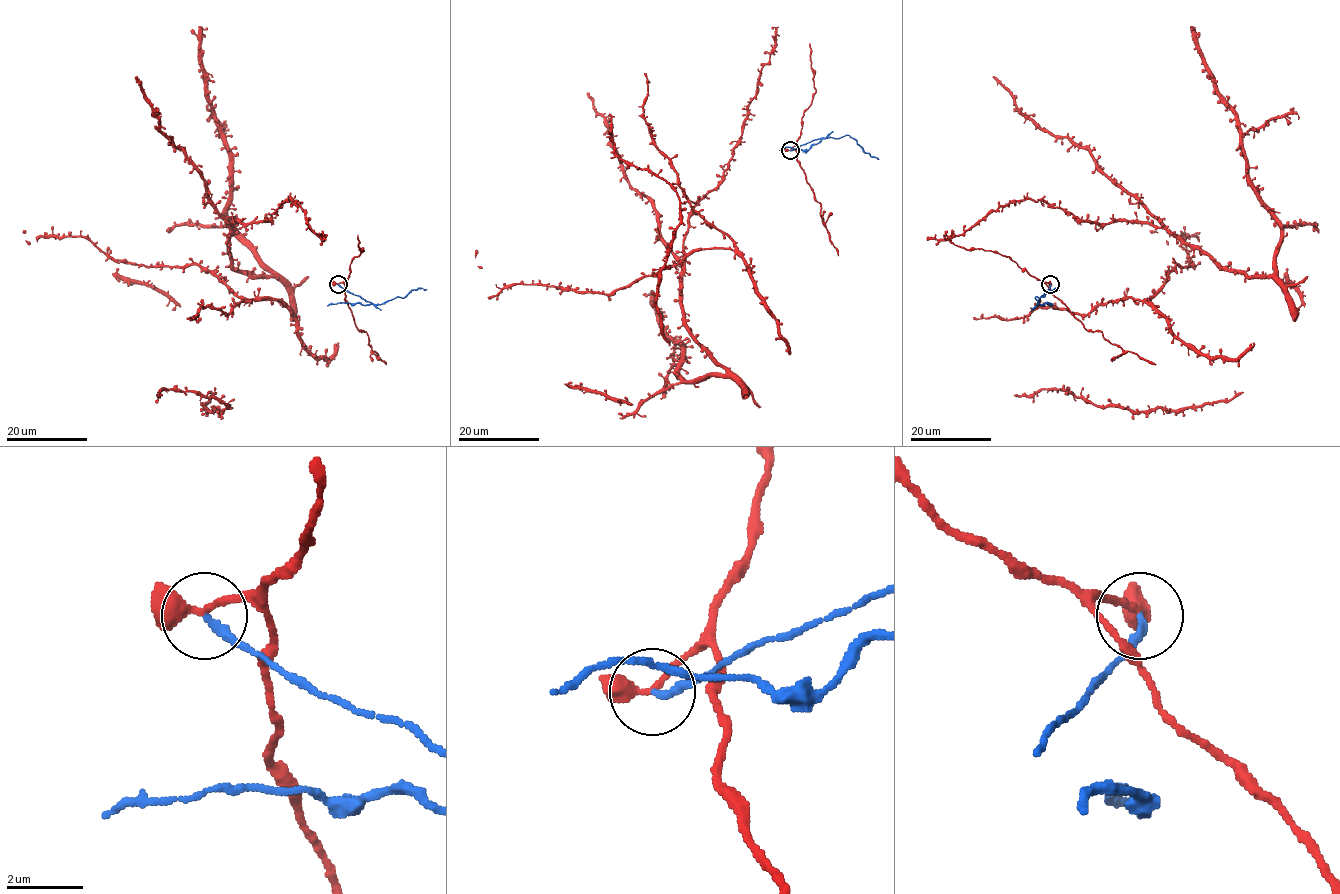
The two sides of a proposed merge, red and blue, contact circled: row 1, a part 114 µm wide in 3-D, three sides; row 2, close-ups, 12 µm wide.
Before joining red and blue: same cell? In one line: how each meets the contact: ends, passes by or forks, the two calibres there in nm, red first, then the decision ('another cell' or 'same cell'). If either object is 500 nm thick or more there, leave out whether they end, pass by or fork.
red passes by; blue ends there; 240 nm thick on the red side, 220 nm on the other; another cell

